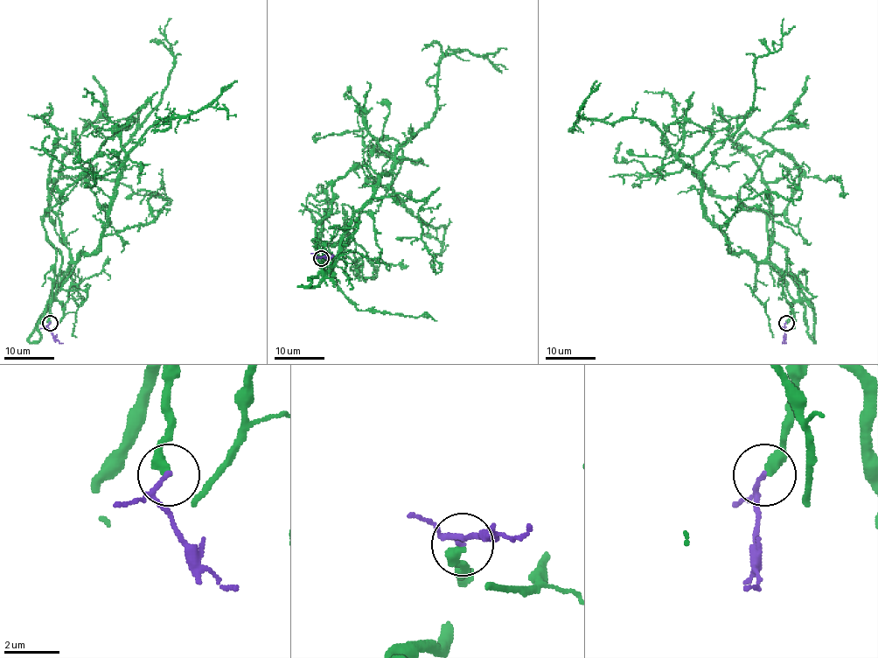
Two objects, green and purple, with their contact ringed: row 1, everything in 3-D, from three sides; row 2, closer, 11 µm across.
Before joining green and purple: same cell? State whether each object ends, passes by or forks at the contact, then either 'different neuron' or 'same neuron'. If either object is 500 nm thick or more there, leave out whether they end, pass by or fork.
green ends; purple passes by; different neuron

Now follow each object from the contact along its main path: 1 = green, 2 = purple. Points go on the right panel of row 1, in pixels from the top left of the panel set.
1: (787, 323), (798, 286), (728, 248), (707, 216), (701, 178), (666, 137), (648, 119), (578, 113), (596, 80)
2: (786, 323), (784, 343), (782, 343)

